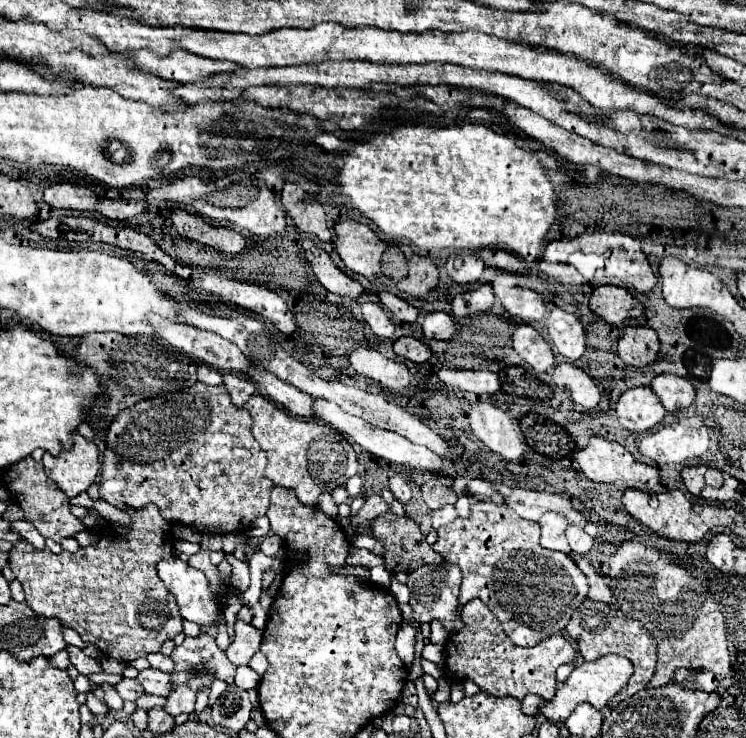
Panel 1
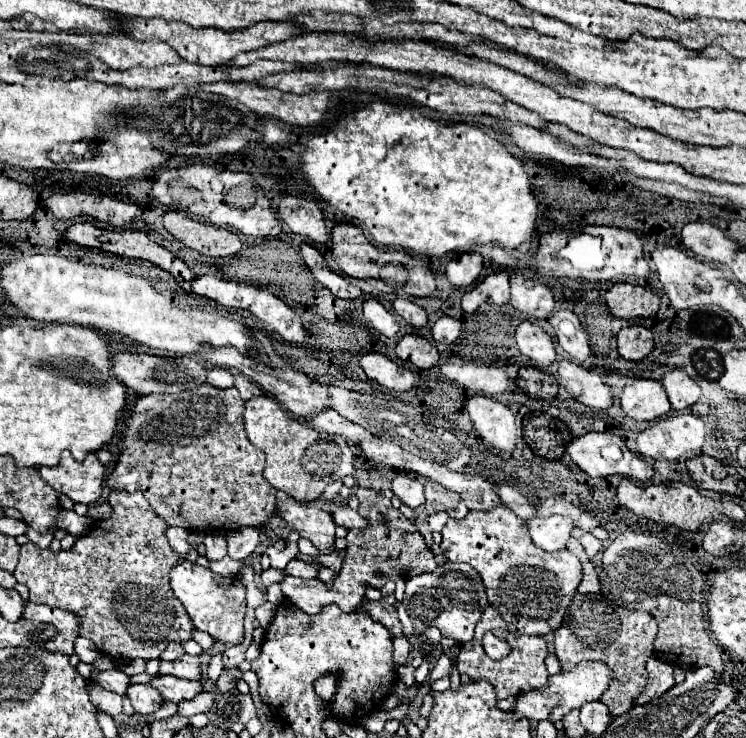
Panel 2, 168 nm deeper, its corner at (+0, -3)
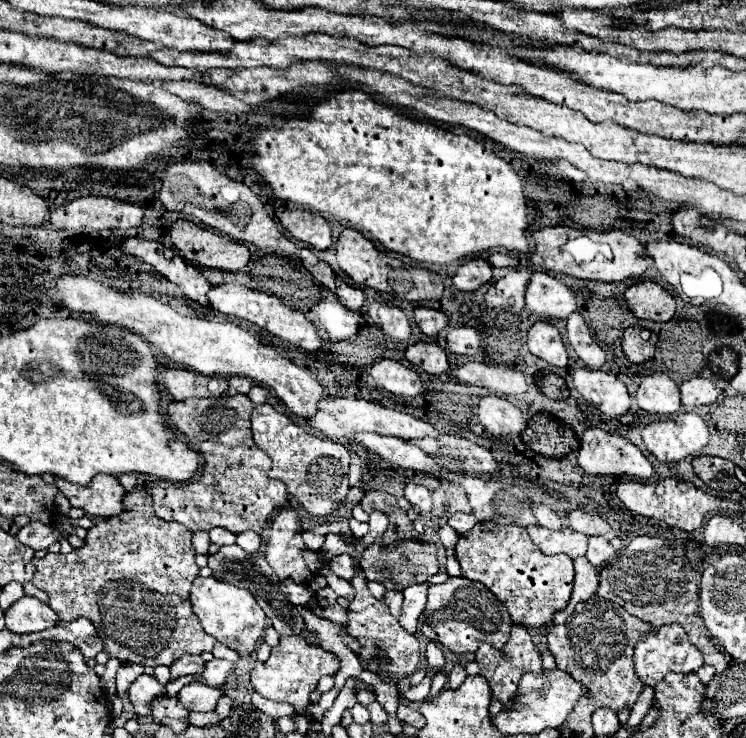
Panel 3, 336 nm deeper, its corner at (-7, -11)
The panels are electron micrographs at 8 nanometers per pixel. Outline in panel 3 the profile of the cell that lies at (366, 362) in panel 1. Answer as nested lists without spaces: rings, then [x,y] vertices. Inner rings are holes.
[[[378,360],[370,366],[370,376],[388,392],[400,396],[418,396],[422,392],[422,378],[394,360]]]

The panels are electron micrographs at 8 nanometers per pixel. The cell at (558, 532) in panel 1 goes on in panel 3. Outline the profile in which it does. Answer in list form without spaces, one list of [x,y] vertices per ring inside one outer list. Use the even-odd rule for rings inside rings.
[[[528,526],[526,528],[532,542],[546,554],[568,554],[572,560],[578,556],[586,554],[586,544],[588,544],[588,536],[574,532],[570,528],[562,528],[562,530],[548,530],[542,526]]]

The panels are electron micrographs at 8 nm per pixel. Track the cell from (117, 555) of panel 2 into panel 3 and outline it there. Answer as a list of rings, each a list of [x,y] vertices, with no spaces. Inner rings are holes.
[[[138,488],[126,496],[130,510],[94,524],[92,530],[88,530],[86,544],[80,550],[72,550],[70,554],[48,552],[44,558],[34,558],[36,574],[32,584],[48,594],[48,604],[54,608],[60,620],[70,622],[84,616],[92,624],[100,624],[96,630],[104,640],[104,650],[110,654],[110,658],[142,666],[170,666],[184,654],[212,652],[216,640],[204,632],[188,598],[192,580],[198,576],[192,532],[178,522],[160,520],[152,508],[152,496],[144,488]]]

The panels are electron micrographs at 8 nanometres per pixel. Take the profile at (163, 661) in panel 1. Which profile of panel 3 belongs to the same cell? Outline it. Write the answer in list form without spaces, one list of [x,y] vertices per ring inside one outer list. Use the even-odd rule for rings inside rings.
[[[214,658],[214,660],[206,662],[206,668],[204,668],[204,672],[202,672],[200,676],[202,676],[202,682],[204,682],[204,684],[214,686],[214,688],[220,688],[220,686],[226,682],[226,678],[234,672],[234,668],[236,668],[234,662],[216,660],[216,658]]]

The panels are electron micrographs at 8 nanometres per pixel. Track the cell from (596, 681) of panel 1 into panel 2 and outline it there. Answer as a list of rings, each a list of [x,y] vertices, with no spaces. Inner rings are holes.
[[[601,660],[581,662],[569,672],[559,672],[555,676],[549,676],[543,690],[531,690],[527,694],[521,694],[517,698],[513,714],[519,716],[519,718],[537,720],[537,722],[541,722],[541,720],[559,722],[559,720],[563,720],[563,716],[567,712],[571,712],[575,708],[581,708],[585,702],[599,700],[609,690],[611,682],[613,682],[613,670],[605,662],[601,662]]]

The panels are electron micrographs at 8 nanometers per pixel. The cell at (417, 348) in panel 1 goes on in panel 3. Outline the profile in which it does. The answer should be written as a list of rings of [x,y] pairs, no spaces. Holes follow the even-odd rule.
[[[416,342],[408,346],[406,360],[428,374],[442,374],[448,370],[448,356],[446,352],[432,342]]]

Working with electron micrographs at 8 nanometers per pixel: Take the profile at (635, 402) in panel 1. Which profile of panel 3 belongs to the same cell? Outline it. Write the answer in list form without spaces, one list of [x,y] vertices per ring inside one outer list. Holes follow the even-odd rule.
[[[664,372],[644,376],[638,386],[636,400],[650,414],[676,414],[682,410],[678,384]]]

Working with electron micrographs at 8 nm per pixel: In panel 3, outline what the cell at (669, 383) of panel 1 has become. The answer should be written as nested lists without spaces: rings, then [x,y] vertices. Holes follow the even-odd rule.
[[[706,378],[686,380],[680,386],[680,392],[682,392],[682,406],[686,410],[692,410],[692,408],[702,406],[702,404],[714,404],[718,394],[720,394],[718,386],[712,384],[710,380],[706,380]]]

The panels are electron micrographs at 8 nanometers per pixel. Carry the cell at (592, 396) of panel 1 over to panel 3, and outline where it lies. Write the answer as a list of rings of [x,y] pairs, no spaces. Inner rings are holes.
[[[582,368],[574,372],[574,386],[606,416],[616,418],[630,410],[630,394],[618,376]]]

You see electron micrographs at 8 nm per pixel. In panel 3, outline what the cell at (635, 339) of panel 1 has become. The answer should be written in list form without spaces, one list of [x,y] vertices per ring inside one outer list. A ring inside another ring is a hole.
[[[630,326],[624,330],[622,350],[630,362],[640,364],[654,356],[656,340],[658,340],[658,336],[654,332],[646,332],[640,326]]]

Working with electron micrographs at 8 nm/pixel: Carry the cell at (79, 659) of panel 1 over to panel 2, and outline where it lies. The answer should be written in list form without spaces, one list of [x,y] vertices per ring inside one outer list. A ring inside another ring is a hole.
[[[111,668],[111,670],[91,670],[91,680],[97,682],[99,686],[103,686],[105,690],[117,692],[117,694],[125,694],[127,686],[129,686],[129,676],[125,676],[121,670]]]

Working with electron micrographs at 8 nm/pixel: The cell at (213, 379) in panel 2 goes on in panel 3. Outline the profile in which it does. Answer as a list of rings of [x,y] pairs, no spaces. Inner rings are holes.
[[[234,376],[228,380],[230,388],[228,388],[228,394],[248,394],[250,388],[254,386],[254,382],[250,378],[244,378],[244,376]]]

